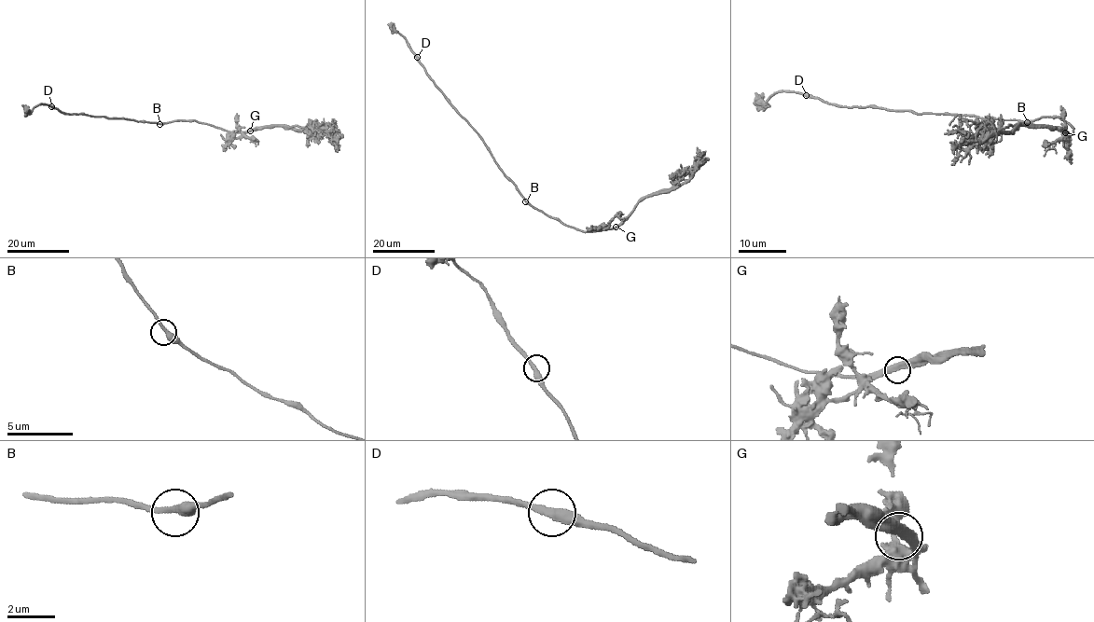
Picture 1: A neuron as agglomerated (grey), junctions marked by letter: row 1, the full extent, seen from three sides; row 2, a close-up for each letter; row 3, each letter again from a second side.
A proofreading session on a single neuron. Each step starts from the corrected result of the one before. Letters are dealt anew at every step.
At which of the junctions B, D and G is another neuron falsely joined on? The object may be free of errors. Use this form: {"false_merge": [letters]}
{"false_merge": ["G"]}

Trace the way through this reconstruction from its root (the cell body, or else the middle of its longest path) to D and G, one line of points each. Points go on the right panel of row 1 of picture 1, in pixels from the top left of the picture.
D: (1026, 121), (957, 114), (915, 114), (908, 110), (871, 106), (837, 106), (806, 95)
G: (1026, 121), (1059, 117), (1073, 128), (1072, 134), (1065, 133)

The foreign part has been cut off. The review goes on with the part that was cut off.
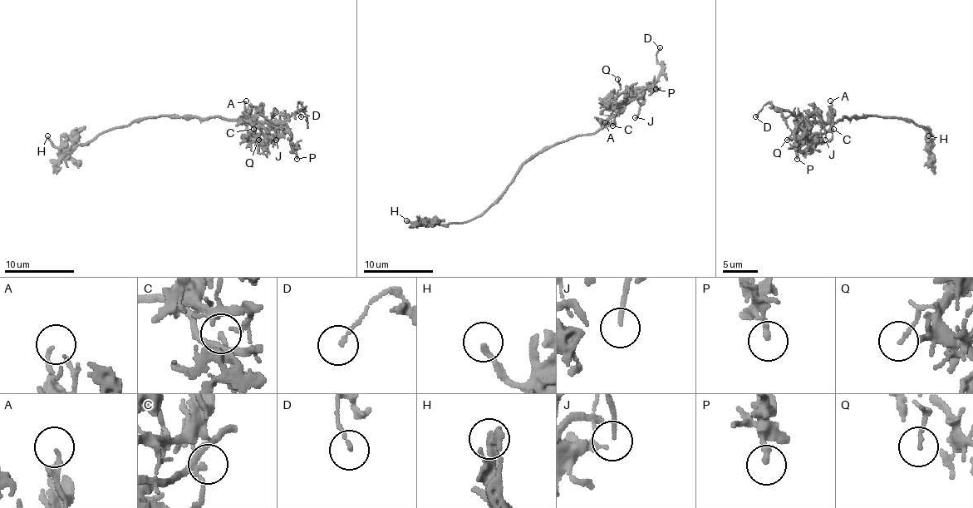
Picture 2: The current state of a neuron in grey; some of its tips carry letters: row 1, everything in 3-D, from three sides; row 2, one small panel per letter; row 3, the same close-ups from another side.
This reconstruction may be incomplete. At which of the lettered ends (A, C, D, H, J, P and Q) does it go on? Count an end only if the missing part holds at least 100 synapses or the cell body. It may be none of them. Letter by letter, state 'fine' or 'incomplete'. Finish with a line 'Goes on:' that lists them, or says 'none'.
A: fine
C: fine
D: fine
H: fine
J: incomplete
P: fine
Q: fine
Goes on: J

